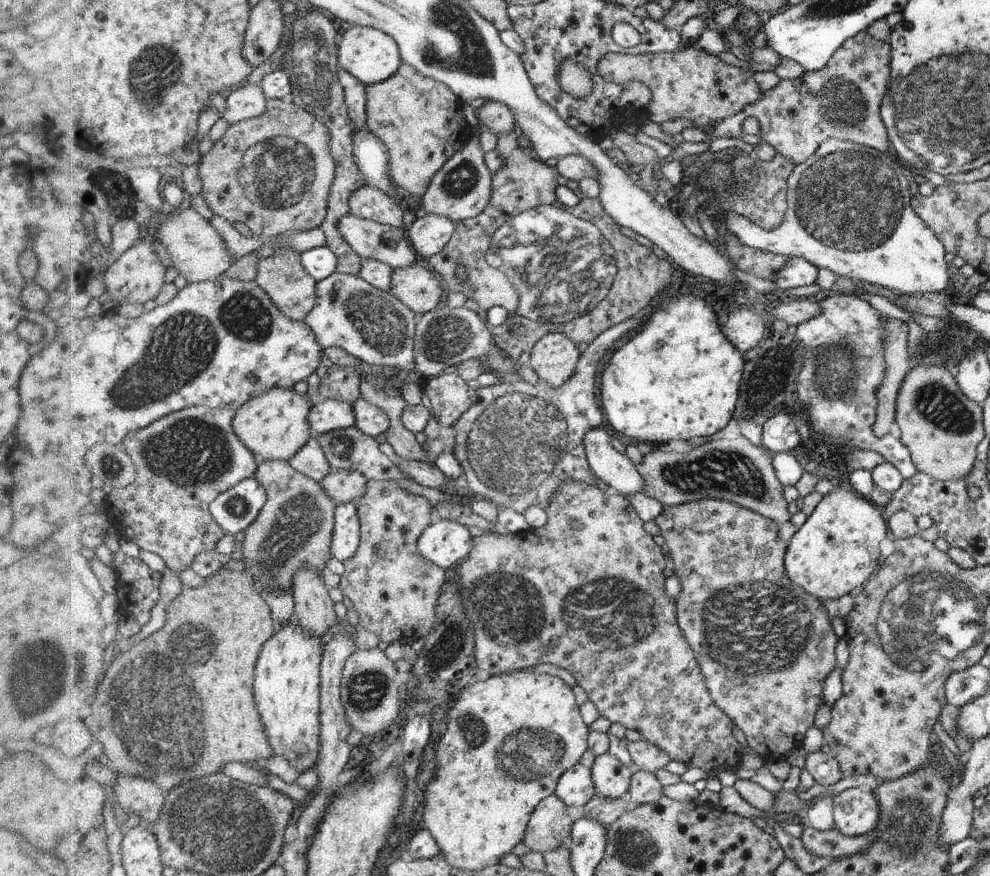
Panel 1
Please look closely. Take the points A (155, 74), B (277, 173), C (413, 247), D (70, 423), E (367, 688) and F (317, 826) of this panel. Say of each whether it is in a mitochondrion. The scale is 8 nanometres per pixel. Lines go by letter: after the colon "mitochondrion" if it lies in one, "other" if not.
A: mitochondrion
B: mitochondrion
C: other
D: other
E: mitochondrion
F: other

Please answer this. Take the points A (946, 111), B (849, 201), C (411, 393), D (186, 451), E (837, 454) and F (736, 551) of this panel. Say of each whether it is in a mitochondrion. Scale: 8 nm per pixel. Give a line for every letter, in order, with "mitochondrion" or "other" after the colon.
A: mitochondrion
B: mitochondrion
C: other
D: mitochondrion
E: other
F: other

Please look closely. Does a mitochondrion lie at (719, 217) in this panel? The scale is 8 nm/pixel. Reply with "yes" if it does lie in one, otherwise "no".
no

